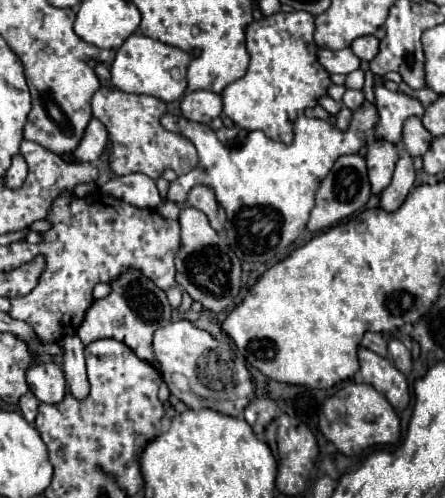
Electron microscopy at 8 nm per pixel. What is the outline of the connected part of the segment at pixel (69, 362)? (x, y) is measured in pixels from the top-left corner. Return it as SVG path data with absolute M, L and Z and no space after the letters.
M65 335L59 341L59 347L63 351L63 373L69 391L73 397L81 399L89 395L89 381L85 373L85 355L83 355L83 343L77 335Z

